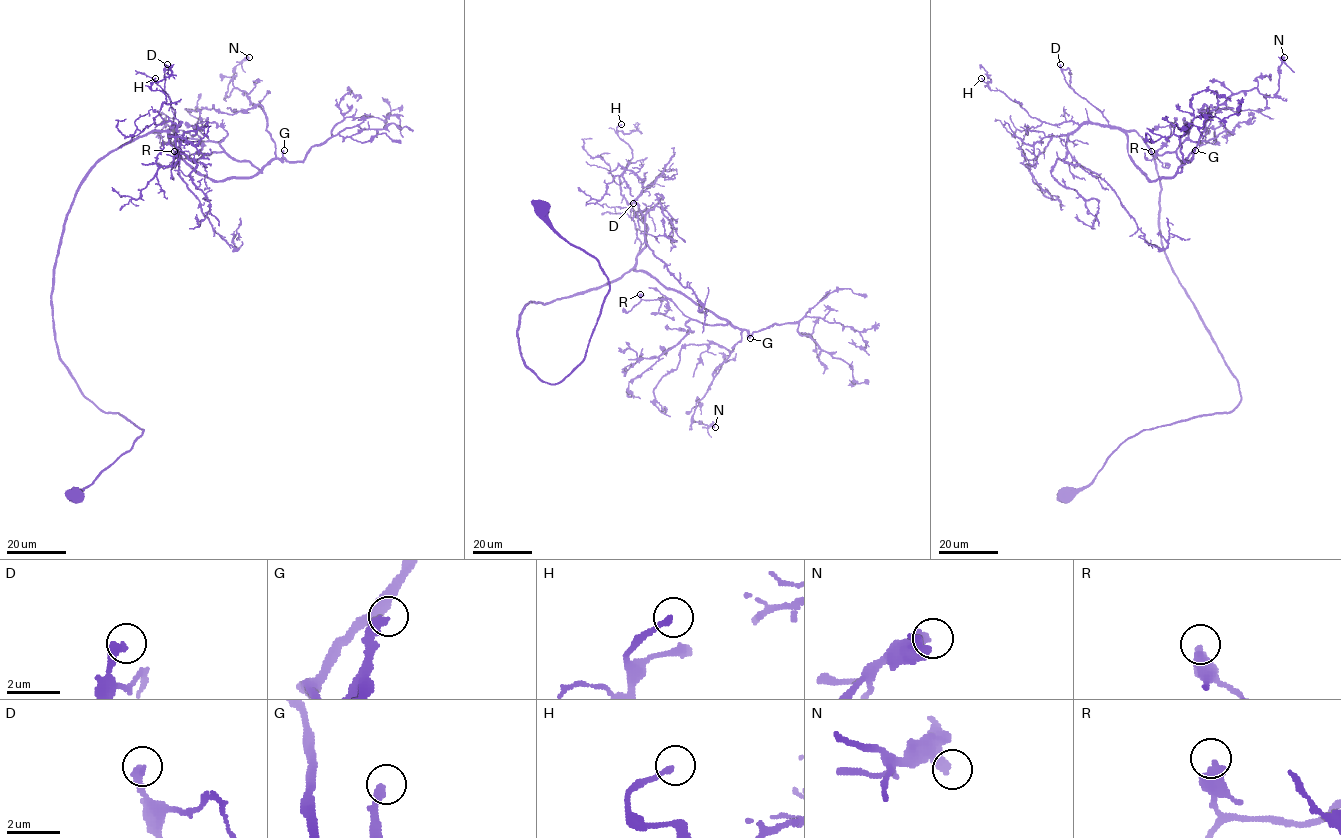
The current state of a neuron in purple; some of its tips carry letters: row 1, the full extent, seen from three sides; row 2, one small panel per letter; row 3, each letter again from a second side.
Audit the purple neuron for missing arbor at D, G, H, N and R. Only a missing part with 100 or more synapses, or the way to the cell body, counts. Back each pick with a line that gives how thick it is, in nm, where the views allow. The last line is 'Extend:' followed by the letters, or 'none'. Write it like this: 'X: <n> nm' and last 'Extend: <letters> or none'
G: 360 nm
Extend: G

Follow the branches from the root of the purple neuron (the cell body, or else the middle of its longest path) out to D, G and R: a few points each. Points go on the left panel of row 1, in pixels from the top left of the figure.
D: (73, 495), (143, 429), (89, 401), (60, 358), (54, 263), (84, 176), (113, 151), (172, 124), (167, 64)
G: (73, 495), (143, 432), (89, 401), (58, 351), (53, 267), (81, 181), (153, 131), (217, 181), (284, 150)
R: (73, 495), (143, 432), (58, 351), (81, 181), (153, 131), (212, 179), (261, 173), (174, 151)

